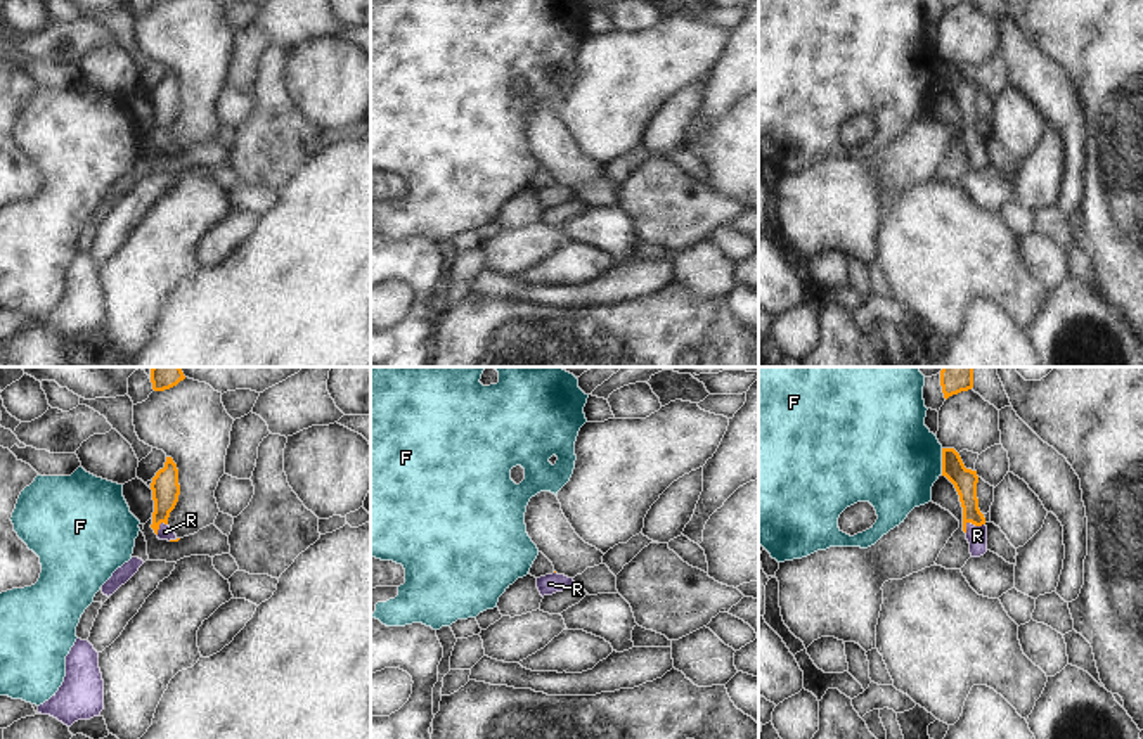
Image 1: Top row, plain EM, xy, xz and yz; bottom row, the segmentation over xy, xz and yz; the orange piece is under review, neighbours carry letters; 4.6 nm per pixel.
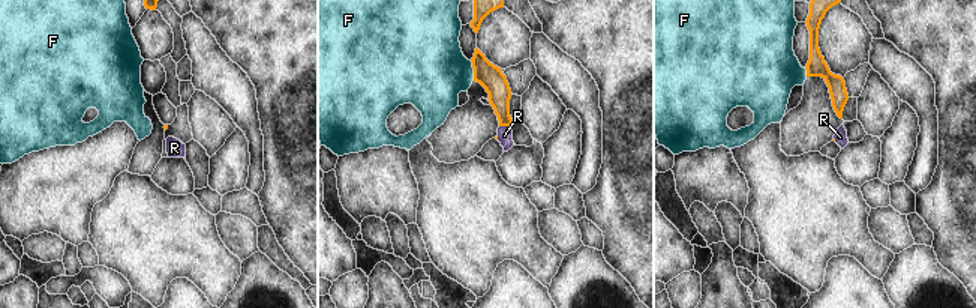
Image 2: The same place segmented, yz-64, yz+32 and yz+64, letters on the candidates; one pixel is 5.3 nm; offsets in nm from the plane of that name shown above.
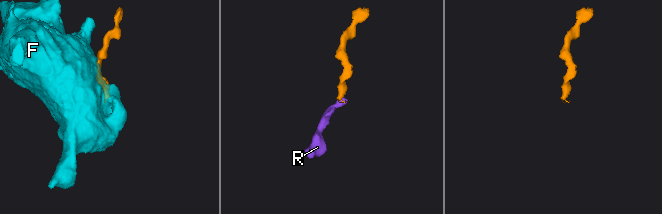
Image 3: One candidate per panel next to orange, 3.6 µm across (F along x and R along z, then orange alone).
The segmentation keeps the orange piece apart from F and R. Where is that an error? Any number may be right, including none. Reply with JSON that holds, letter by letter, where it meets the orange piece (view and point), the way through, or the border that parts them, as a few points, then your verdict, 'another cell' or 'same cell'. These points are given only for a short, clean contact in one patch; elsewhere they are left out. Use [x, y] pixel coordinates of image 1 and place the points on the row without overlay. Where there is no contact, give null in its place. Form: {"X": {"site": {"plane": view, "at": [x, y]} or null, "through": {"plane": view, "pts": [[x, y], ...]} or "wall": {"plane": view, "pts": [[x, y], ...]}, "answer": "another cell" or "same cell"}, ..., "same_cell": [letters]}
{"F": {"site": {"plane": "yz", "at": [942, 73]}, "wall": {"plane": "yz", "pts": [[941, 61], [942, 85]]}, "answer": "another cell"}, "R": {"site": {"plane": "yz", "at": [972, 135]}, "through": {"plane": "yz", "pts": [[965, 92], [972, 135], [977, 147]]}, "answer": "same cell"}, "same_cell": ["R"]}

